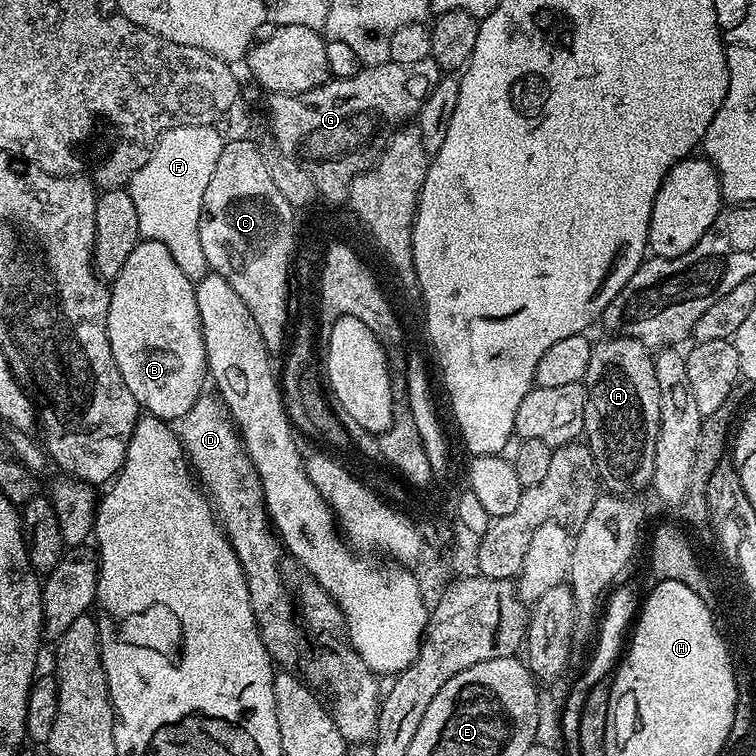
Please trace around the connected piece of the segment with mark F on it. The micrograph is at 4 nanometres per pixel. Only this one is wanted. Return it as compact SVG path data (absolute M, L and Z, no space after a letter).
M203 124L202 126L178 126L169 132L163 132L159 140L152 146L152 153L146 162L146 166L142 166L142 170L138 170L138 174L134 174L128 181L126 187L130 198L134 198L134 210L138 210L138 230L141 237L145 240L153 240L154 242L162 242L162 246L166 246L166 250L170 250L170 254L174 254L174 262L178 262L178 266L182 266L182 274L186 274L193 280L198 282L203 276L209 275L210 269L206 262L206 254L202 254L202 238L200 237L200 211L204 209L204 195L206 194L206 186L210 186L210 174L214 174L214 166L218 166L218 154L222 154L226 140L216 133L215 127Z

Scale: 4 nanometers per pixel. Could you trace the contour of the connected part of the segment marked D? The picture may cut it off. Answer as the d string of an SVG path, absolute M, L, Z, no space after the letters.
M200 395L186 415L180 417L180 444L197 481L206 489L214 515L234 554L238 554L238 562L246 574L246 586L250 590L250 606L269 656L277 665L292 666L300 652L300 628L296 625L298 612L294 607L293 593L292 596L288 593L284 576L280 573L282 544L269 521L260 479L251 458L244 451L238 429L224 407L224 401L208 395Z

